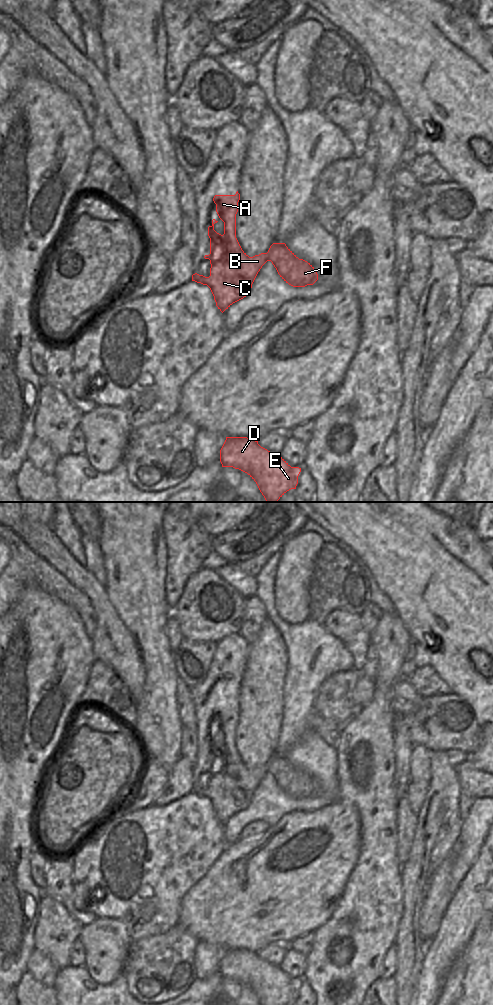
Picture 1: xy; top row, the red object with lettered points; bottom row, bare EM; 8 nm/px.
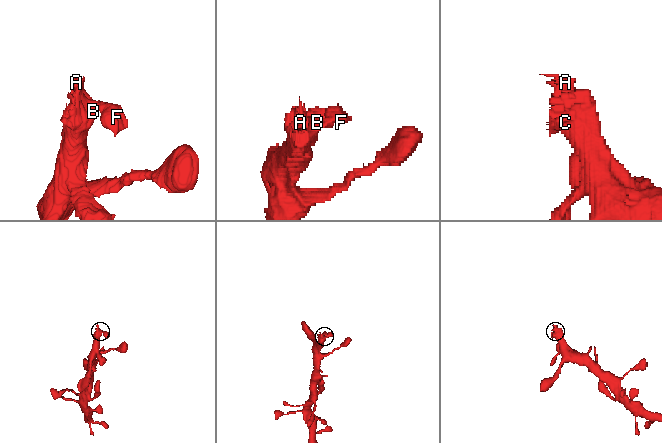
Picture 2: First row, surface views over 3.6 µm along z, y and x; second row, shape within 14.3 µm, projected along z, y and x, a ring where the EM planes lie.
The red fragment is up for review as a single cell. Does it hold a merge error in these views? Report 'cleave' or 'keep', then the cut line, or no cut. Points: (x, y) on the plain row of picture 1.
keep; no cut

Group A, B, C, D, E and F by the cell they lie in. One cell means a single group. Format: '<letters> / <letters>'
A B C D E F

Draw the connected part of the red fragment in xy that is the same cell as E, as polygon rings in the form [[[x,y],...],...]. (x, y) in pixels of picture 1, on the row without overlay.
[[[226,949],[220,962],[222,979],[233,979],[247,985],[257,996],[261,1005],[286,1005],[296,1001],[299,979],[291,979],[278,965],[261,959],[258,953],[247,949]]]

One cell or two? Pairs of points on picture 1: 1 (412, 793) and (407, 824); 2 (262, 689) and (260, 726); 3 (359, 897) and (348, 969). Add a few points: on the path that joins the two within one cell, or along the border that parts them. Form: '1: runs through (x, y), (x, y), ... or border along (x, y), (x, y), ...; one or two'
1: border along (405, 797), (409, 807), (415, 813); two
2: runs through (261, 698), (260, 717); one
3: runs through (359, 915), (357, 951); one

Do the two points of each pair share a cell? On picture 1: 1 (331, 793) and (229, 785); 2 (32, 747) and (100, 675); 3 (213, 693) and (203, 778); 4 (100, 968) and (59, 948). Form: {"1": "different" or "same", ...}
{"1": "different", "2": "different", "3": "same", "4": "different"}

